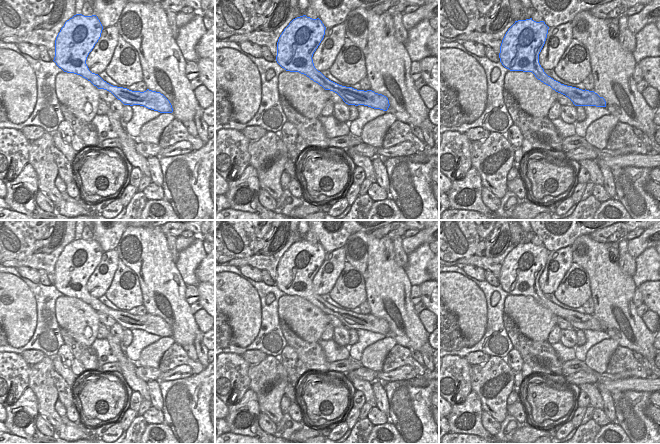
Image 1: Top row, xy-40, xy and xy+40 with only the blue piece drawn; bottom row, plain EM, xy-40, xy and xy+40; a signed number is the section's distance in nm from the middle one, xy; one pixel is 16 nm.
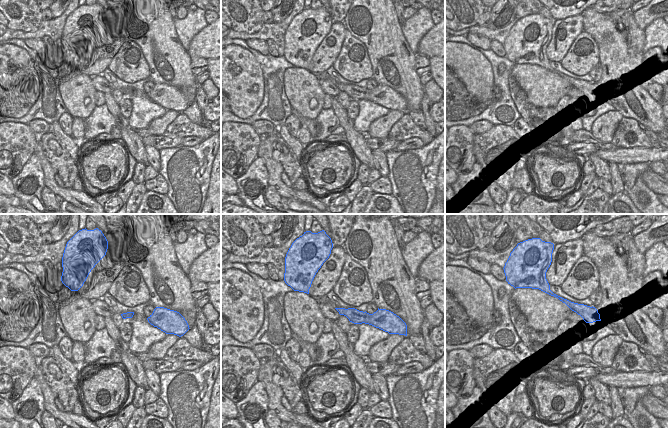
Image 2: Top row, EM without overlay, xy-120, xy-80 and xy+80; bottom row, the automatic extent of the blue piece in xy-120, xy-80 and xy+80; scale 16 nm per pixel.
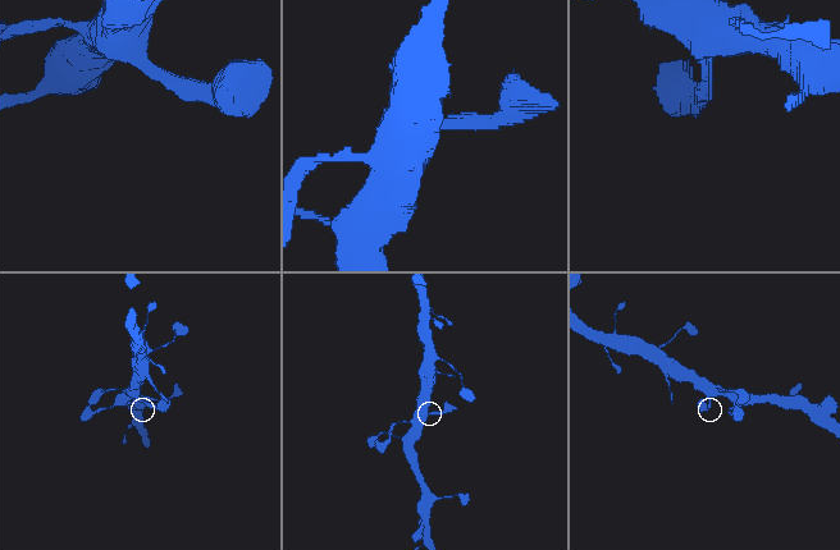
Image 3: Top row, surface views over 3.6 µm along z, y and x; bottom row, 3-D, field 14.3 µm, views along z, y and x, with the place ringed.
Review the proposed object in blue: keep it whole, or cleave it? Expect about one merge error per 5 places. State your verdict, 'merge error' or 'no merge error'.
no merge error

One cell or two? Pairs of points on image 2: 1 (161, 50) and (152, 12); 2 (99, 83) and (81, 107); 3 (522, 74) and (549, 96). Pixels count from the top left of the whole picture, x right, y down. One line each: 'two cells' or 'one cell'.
1: one cell
2: two cells
3: one cell

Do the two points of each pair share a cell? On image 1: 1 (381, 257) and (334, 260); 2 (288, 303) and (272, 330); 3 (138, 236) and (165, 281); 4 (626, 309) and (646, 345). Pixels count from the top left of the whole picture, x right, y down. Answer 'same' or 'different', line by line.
1: different
2: different
3: same
4: same

